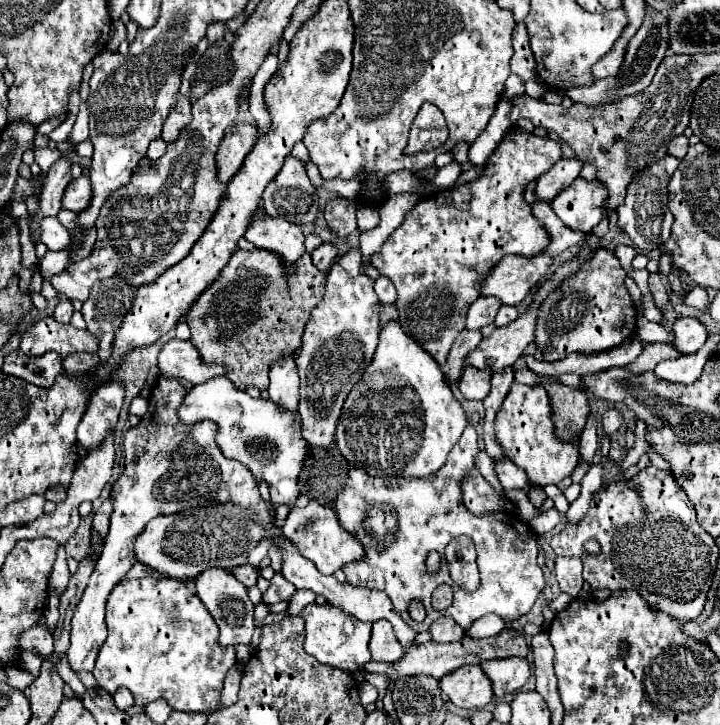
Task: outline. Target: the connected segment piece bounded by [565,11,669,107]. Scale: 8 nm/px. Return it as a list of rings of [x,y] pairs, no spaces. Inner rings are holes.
[[[653,11],[645,15],[643,25],[639,27],[637,35],[633,35],[633,41],[629,41],[629,47],[625,51],[625,59],[621,63],[621,71],[617,75],[605,77],[605,79],[597,79],[591,85],[585,87],[571,87],[569,91],[565,91],[565,95],[573,101],[573,103],[583,103],[587,107],[599,107],[603,103],[615,103],[627,95],[635,95],[641,93],[643,89],[649,87],[657,67],[661,65],[667,49],[669,49],[669,29],[667,29],[667,21],[669,15],[667,11]],[[655,21],[655,23],[653,23]]]

